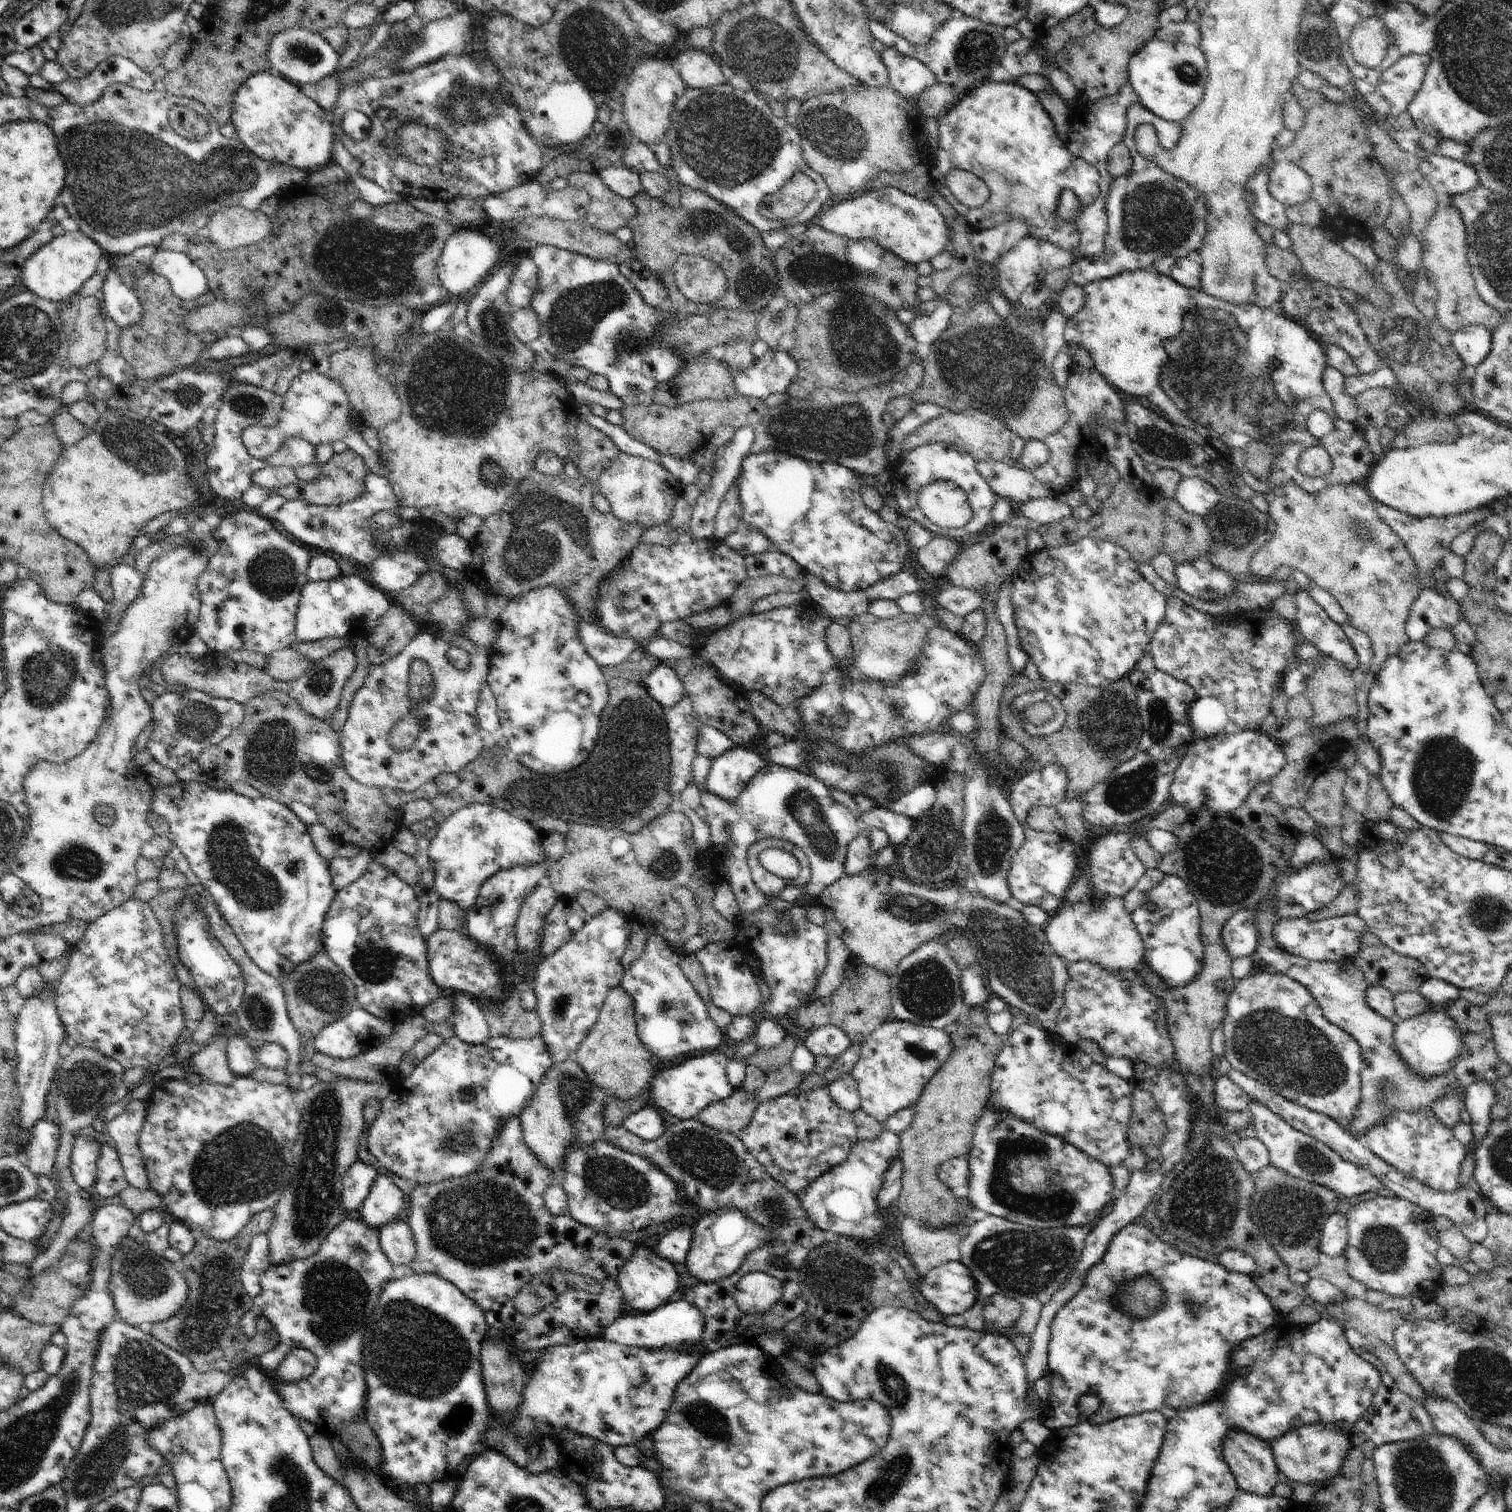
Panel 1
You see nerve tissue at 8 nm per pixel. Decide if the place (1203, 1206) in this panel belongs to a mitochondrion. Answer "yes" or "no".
yes

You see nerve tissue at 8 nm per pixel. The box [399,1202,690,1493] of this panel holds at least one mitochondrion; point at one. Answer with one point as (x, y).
(457, 1419)

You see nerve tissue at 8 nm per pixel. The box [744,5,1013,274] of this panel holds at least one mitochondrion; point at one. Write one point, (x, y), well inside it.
(834, 131)

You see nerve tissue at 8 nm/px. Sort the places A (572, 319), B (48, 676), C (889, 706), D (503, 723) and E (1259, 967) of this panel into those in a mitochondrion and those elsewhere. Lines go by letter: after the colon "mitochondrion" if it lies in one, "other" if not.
A: mitochondrion
B: mitochondrion
C: mitochondrion
D: other
E: other

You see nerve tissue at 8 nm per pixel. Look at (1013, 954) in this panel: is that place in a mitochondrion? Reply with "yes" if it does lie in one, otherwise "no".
yes

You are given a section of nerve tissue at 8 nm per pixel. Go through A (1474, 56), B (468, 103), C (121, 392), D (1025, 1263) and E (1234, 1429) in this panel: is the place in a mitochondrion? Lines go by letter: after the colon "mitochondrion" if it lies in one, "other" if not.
A: mitochondrion
B: mitochondrion
C: other
D: mitochondrion
E: other

